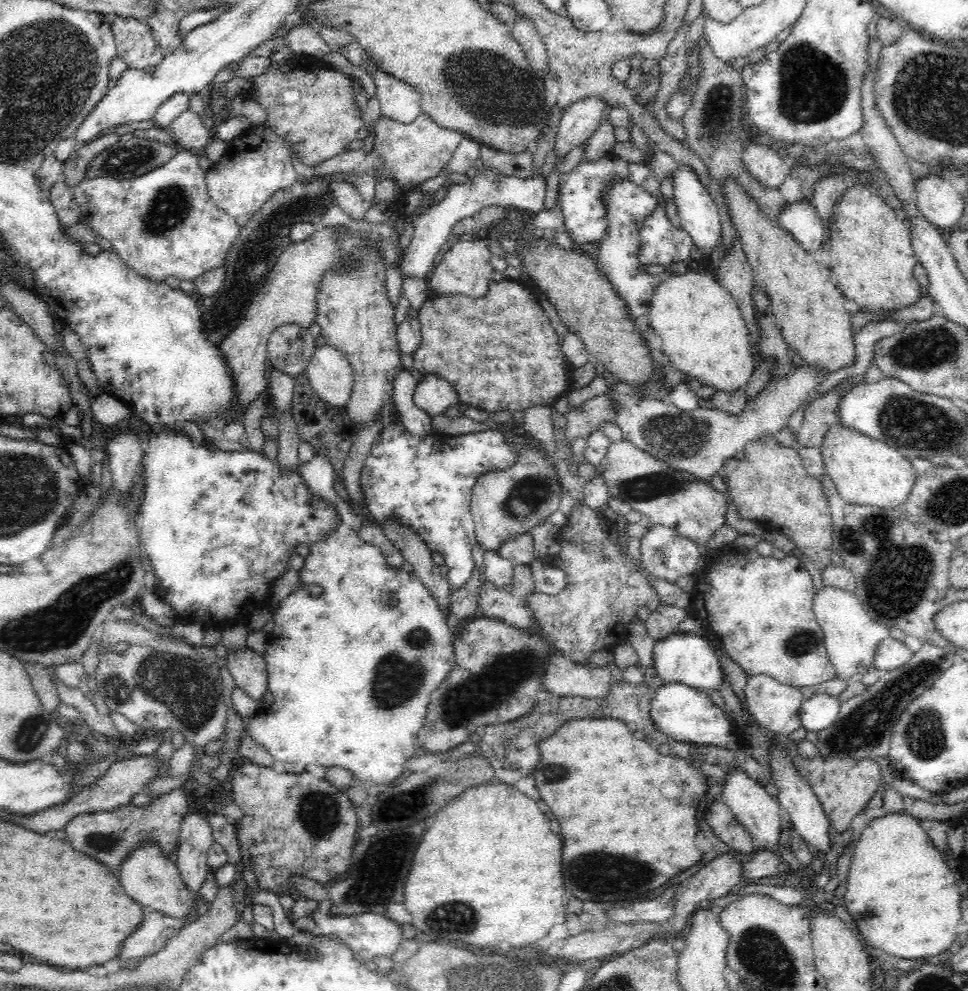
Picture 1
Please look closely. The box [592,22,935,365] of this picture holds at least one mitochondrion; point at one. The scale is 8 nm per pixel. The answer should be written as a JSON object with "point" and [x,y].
{"point":[813,87]}

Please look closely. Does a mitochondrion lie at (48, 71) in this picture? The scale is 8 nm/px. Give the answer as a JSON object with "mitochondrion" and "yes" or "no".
{"mitochondrion":"yes"}

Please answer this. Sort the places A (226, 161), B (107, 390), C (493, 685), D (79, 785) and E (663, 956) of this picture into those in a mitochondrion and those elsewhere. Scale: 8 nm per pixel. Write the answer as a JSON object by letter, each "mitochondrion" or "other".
{"A":"other","B":"other","C":"mitochondrion","D":"other","E":"other"}

